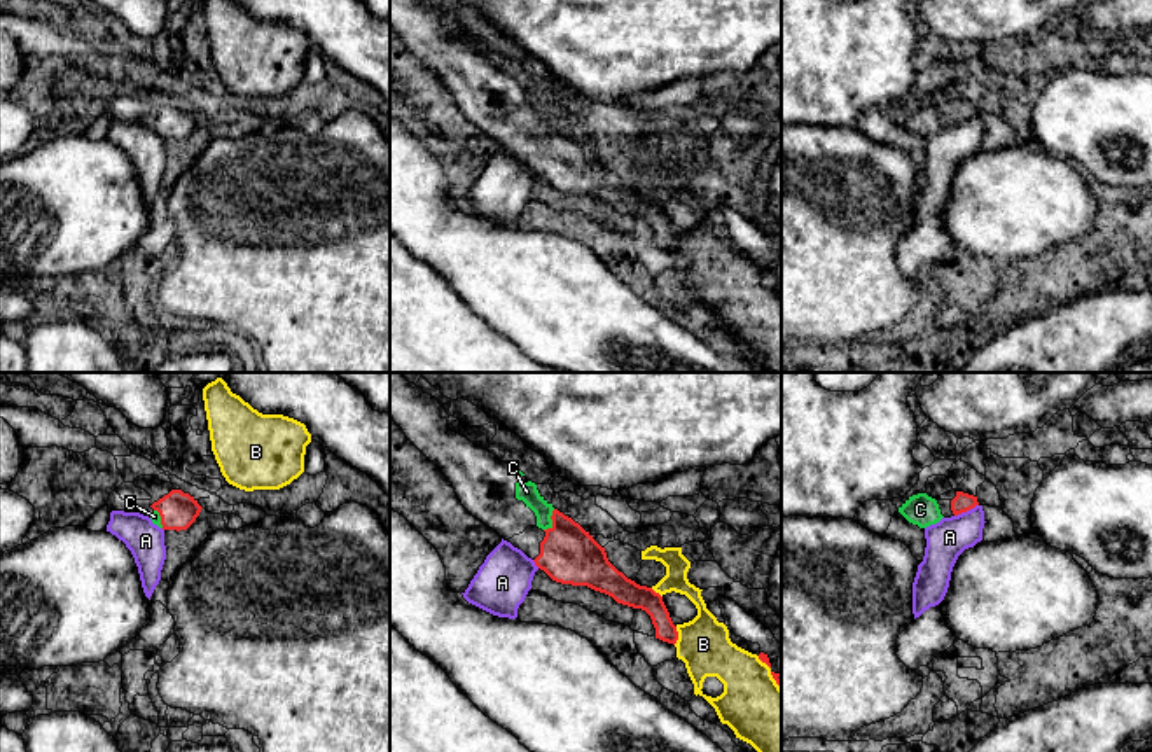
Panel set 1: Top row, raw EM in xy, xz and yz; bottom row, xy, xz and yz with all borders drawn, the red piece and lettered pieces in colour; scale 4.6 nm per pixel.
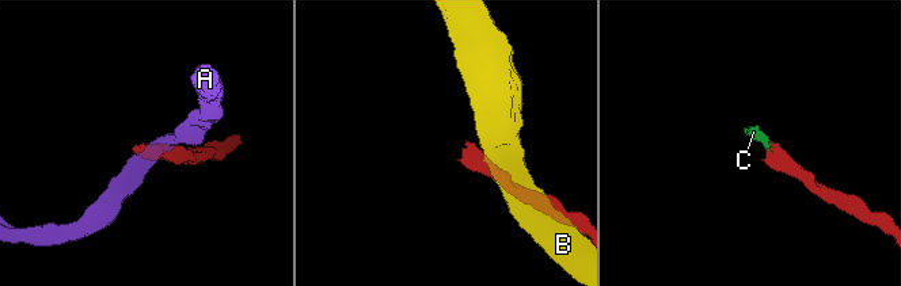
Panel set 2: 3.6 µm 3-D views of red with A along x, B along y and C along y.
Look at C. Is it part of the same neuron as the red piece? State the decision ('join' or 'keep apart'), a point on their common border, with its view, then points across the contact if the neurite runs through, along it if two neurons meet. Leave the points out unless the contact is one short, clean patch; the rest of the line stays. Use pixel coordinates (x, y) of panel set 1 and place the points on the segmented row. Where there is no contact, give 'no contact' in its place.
join; contact xz (553, 522); way xz (569, 555), (565, 539), (553, 522), (527, 492)

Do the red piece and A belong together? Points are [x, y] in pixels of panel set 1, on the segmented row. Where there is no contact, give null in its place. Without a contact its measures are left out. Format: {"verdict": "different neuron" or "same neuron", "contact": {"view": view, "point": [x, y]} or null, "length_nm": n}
{"verdict": "different neuron", "contact": {"view": "yz", "point": [965, 511]}, "length_nm": 130}

